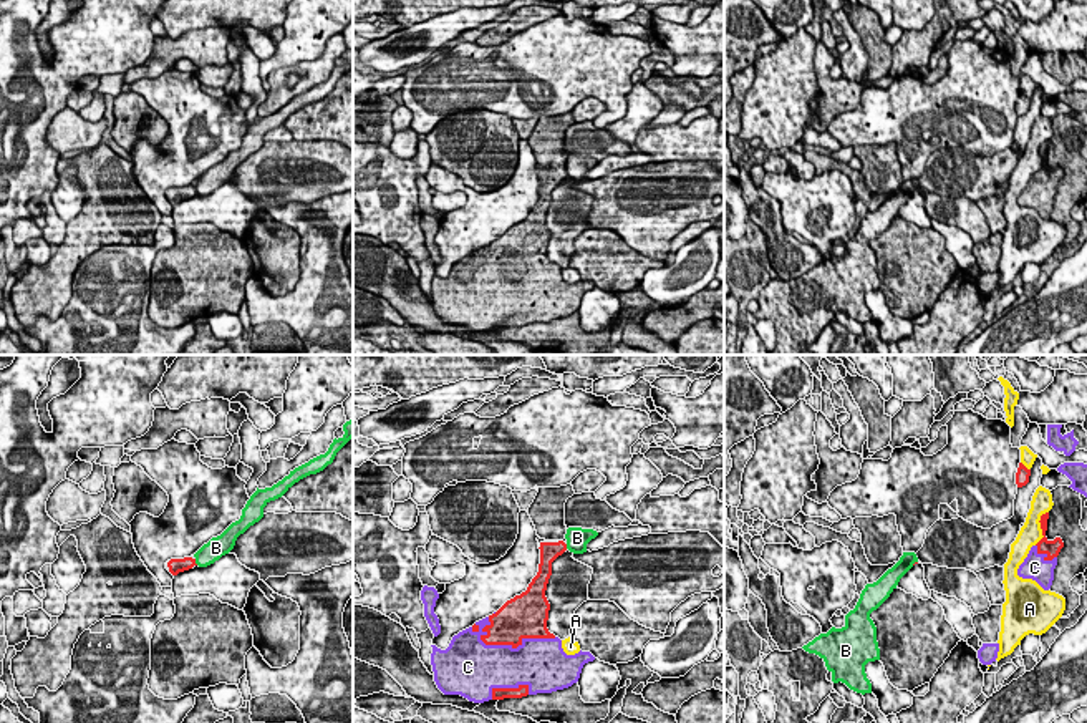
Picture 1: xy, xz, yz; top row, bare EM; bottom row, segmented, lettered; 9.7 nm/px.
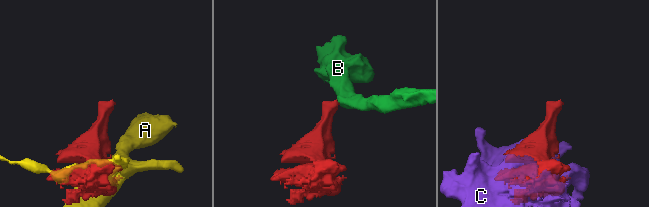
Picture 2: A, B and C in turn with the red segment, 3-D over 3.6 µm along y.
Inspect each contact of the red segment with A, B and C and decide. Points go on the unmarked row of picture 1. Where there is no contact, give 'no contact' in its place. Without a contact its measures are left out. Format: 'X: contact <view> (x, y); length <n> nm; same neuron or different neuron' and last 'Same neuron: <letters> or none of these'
A: contact yz (1041, 156); length 360 nm; different neuron
B: contact xy (194, 191); length 70 nm; different neuron
C: contact xz (509, 272); length 850 nm; same neuron
Same neuron: C

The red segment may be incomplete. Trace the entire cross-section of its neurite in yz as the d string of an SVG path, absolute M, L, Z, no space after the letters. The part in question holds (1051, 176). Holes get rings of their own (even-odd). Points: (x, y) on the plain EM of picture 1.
M1049 141L1041 144L1042 167L1031 176L1027 186L1017 197L1017 204L1022 207L1036 209L1044 219L1049 219L1054 209L1054 197L1057 194L1057 184L1064 176L1060 166L1049 169L1046 166Z

